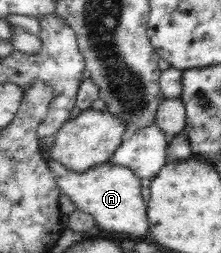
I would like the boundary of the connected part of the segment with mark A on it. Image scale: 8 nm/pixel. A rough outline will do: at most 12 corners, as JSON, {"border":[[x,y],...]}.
{"border":[[50,158],[60,193],[101,229],[145,237],[140,177],[105,162],[75,173]]}

